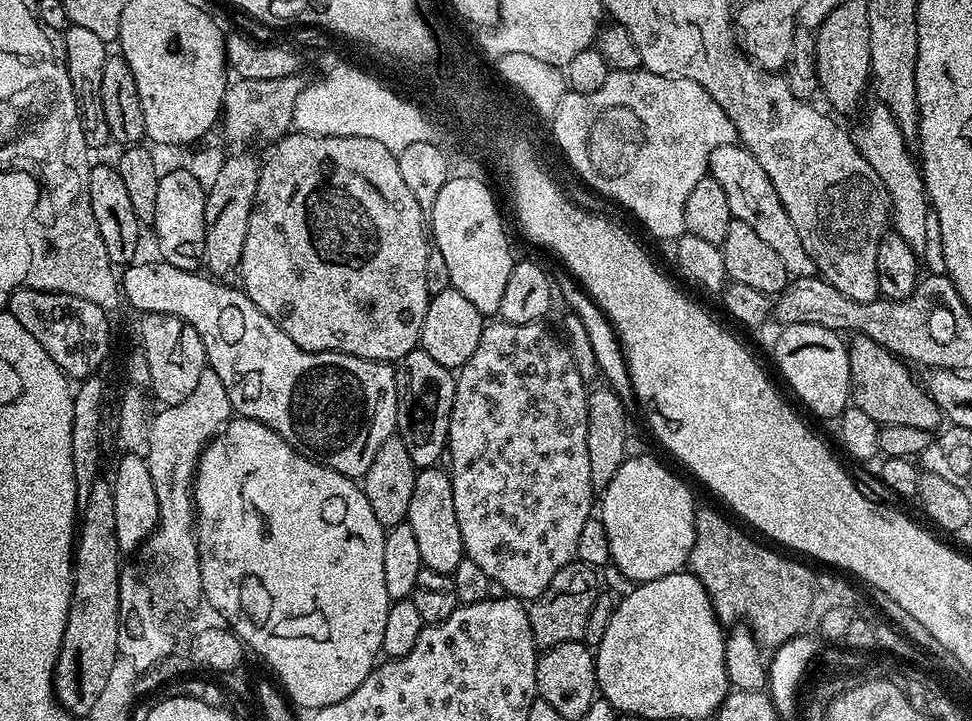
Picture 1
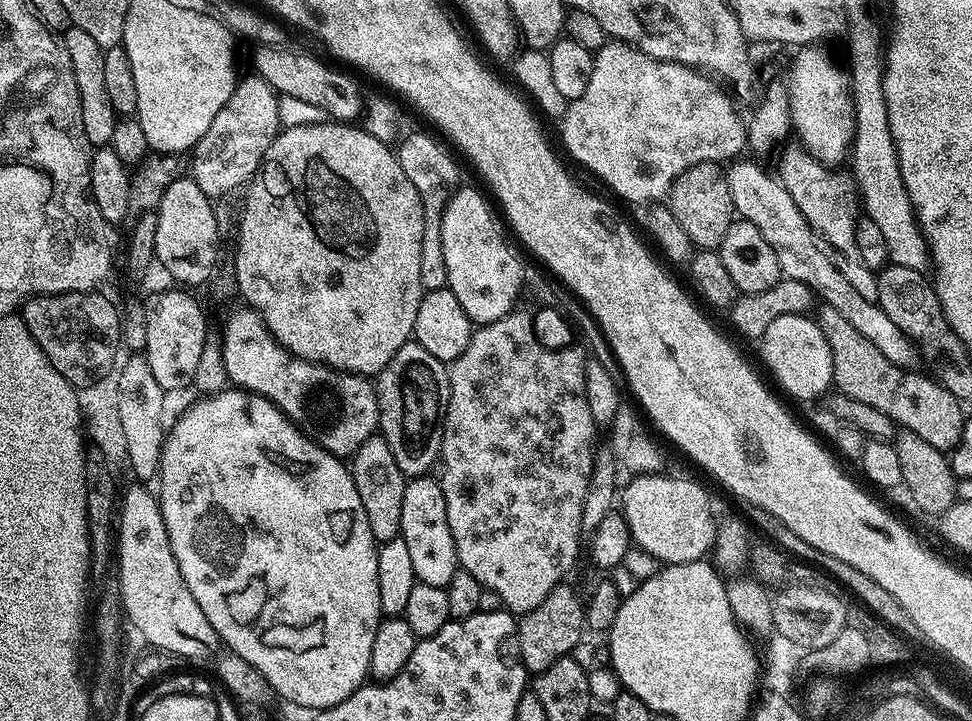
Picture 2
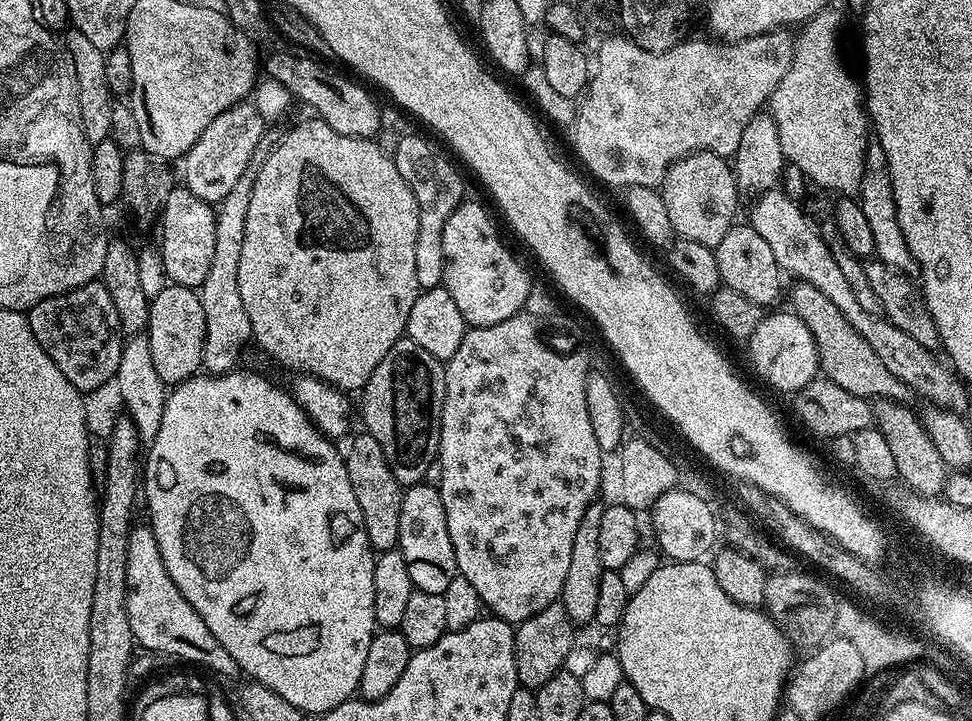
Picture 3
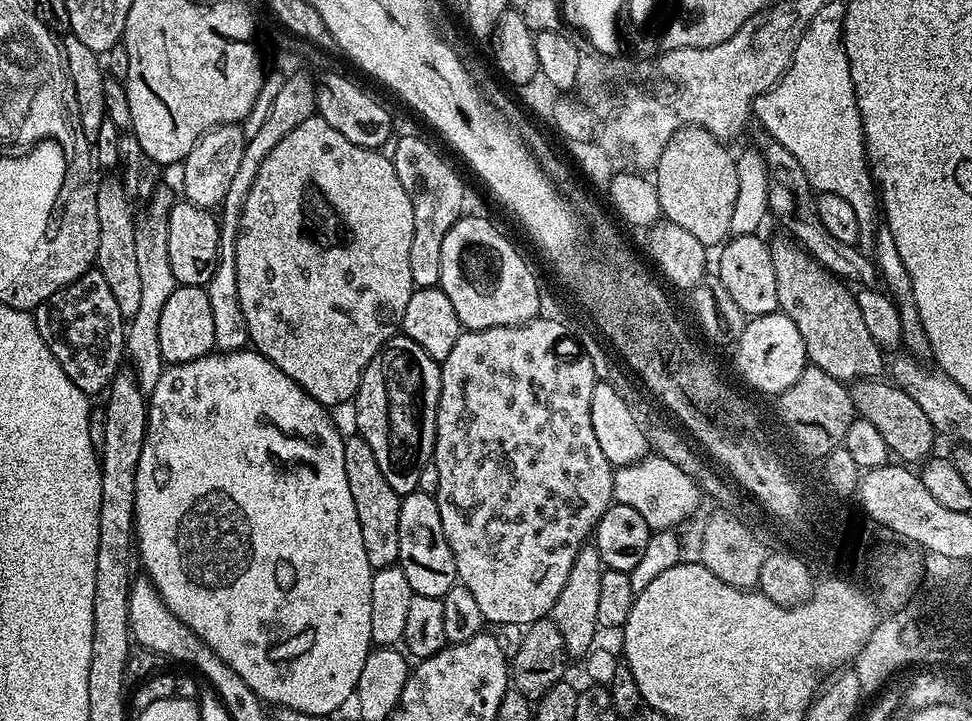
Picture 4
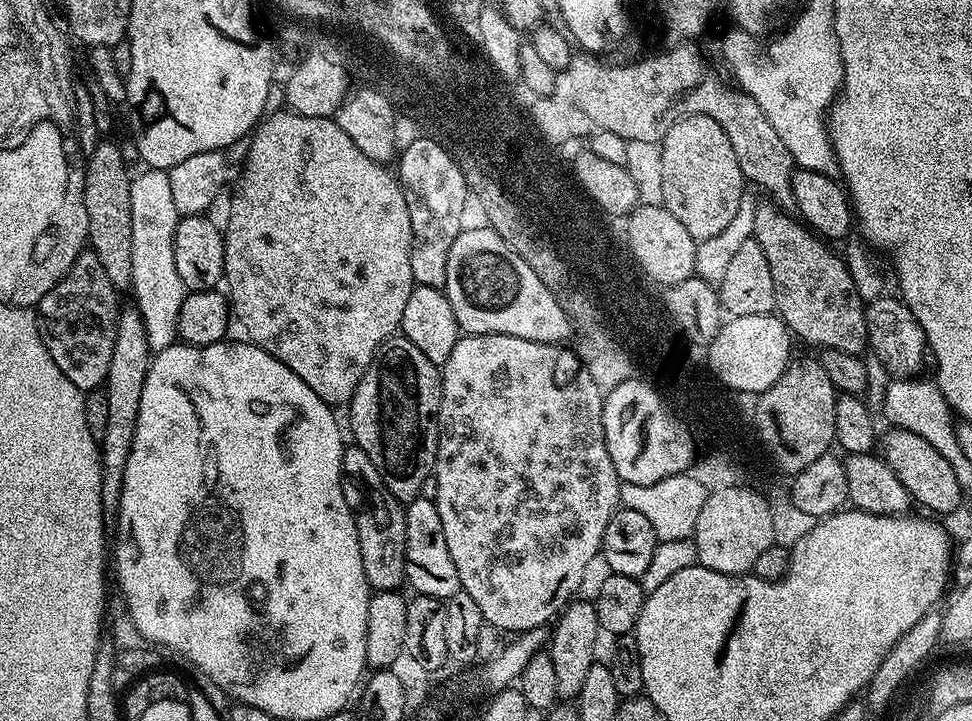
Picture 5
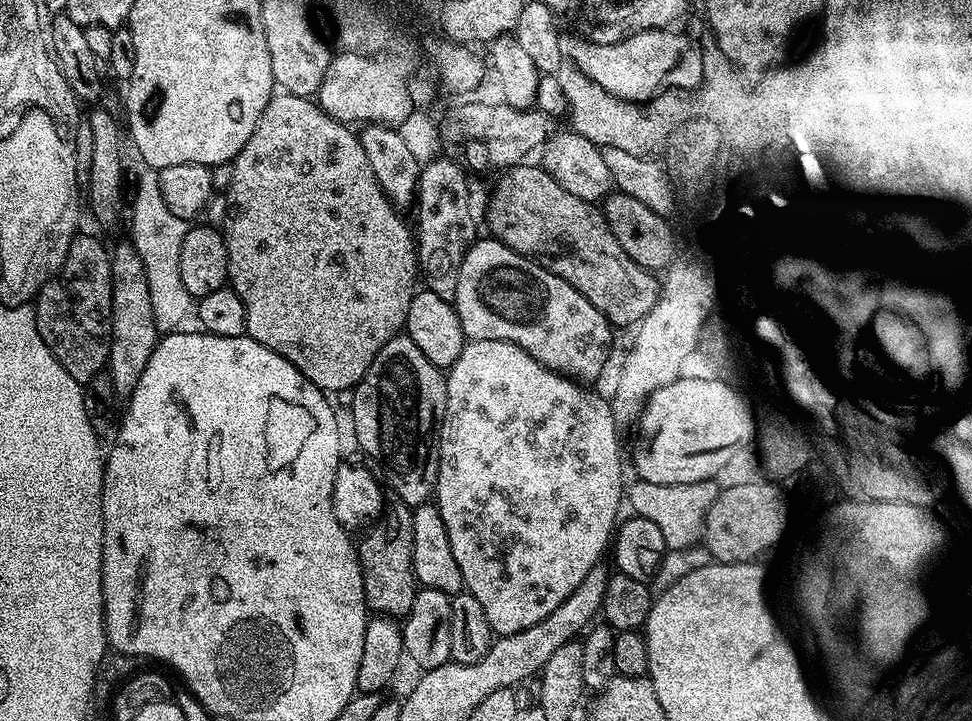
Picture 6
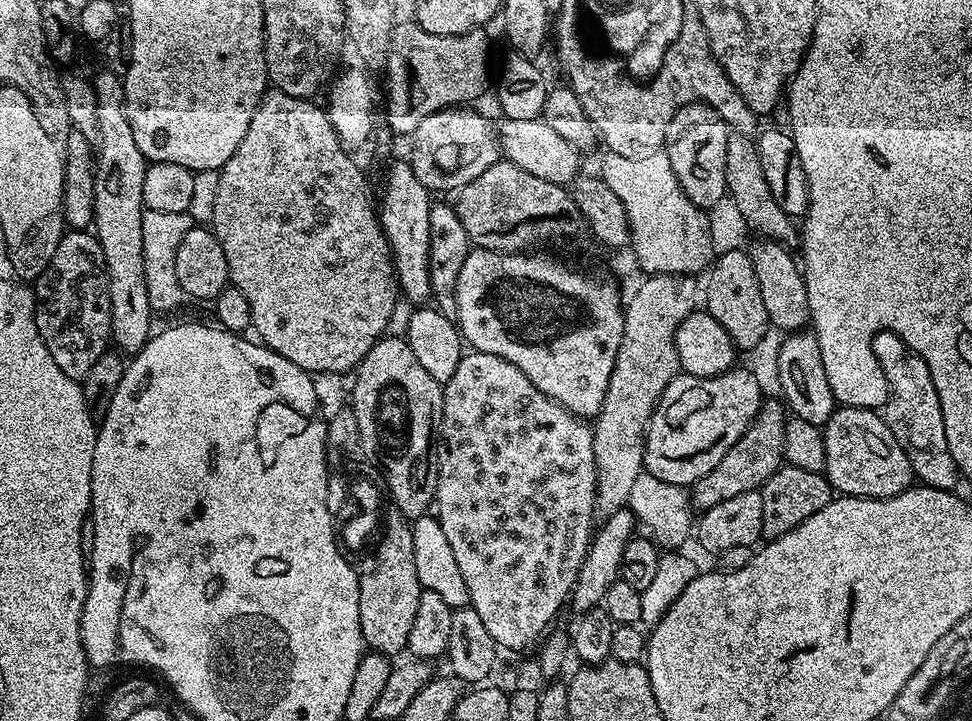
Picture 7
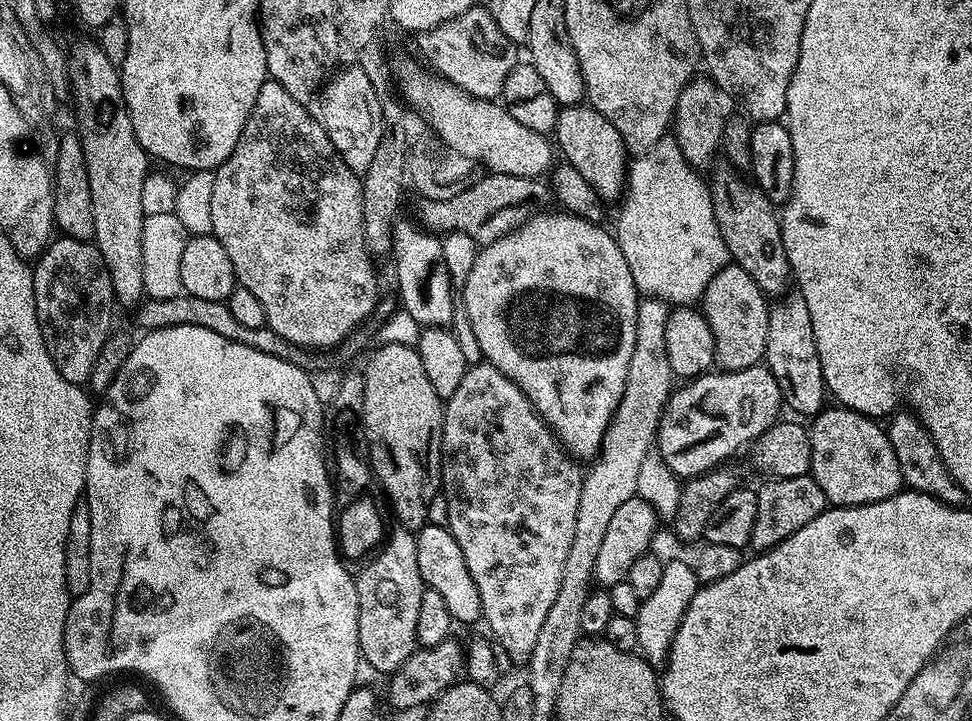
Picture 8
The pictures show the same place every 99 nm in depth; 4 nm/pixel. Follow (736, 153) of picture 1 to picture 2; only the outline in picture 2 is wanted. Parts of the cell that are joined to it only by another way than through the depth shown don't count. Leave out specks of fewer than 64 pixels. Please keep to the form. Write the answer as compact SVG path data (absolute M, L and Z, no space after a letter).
M744 159L729 163L726 168L732 207L739 219L754 222L754 227L762 234L762 238L766 238L766 242L774 246L781 277L806 282L806 286L810 286L827 307L838 310L838 314L842 314L842 318L846 318L846 322L850 322L850 326L854 326L858 334L874 342L874 346L878 346L878 350L882 350L886 358L901 366L911 365L908 363L912 360L914 350L909 338L898 330L898 326L894 326L894 322L890 322L890 318L886 318L879 303L862 298L862 294L858 294L858 290L850 286L850 278L846 278L839 263L822 247L806 218L802 218L802 210L798 210L794 198L790 198L786 186L782 186L780 179L773 173L771 176L766 169Z

